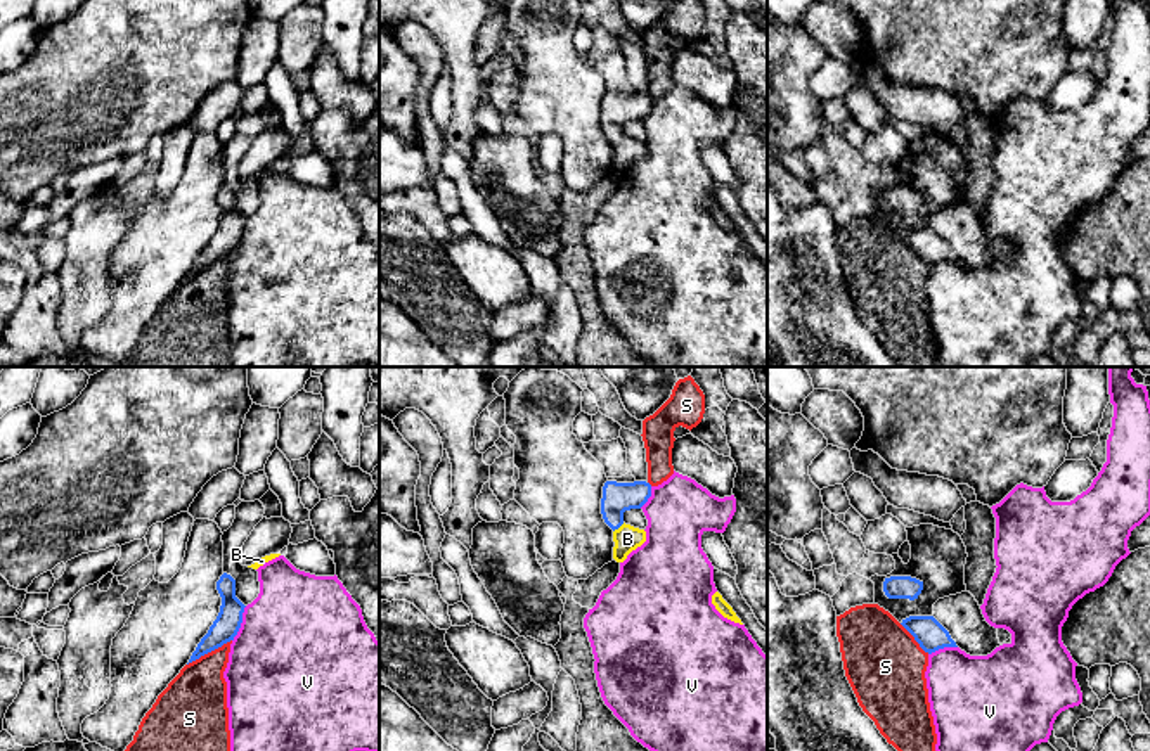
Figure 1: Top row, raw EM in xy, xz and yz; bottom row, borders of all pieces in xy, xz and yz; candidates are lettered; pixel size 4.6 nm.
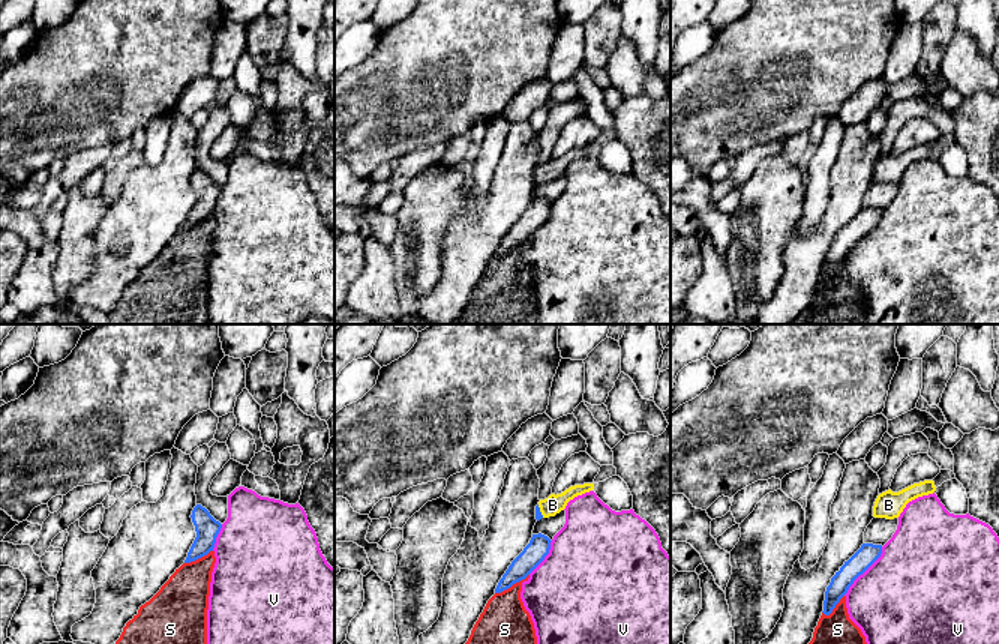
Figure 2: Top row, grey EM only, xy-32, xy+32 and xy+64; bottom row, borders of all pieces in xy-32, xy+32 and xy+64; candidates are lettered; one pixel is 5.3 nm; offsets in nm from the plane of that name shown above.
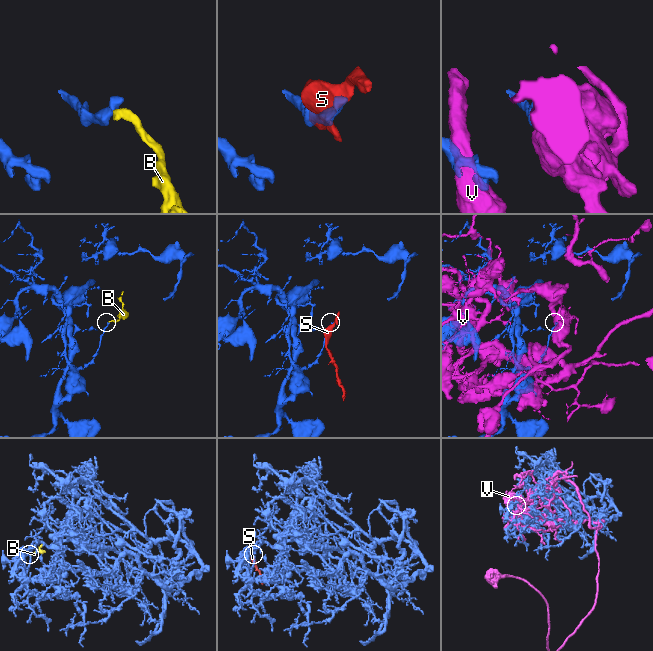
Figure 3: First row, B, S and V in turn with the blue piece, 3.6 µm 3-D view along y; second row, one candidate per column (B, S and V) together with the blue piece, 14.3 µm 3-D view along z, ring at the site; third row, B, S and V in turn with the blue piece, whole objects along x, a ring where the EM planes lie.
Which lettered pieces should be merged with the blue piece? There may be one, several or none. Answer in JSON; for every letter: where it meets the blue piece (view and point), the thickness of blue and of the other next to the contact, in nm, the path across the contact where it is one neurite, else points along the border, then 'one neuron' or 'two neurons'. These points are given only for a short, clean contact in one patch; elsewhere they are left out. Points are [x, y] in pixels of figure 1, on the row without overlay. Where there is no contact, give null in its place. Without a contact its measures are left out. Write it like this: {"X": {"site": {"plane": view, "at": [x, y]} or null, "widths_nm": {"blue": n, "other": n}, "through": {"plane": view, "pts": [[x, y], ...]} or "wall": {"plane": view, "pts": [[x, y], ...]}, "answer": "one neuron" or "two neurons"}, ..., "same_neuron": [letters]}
{"B": {"site": {"plane": "xz", "at": [619, 139]}, "widths_nm": {"blue": 140, "other": 120}, "through": {"plane": "xz", "pts": [[617, 109], [619, 139], [627, 151]]}, "answer": "one neuron"}, "S": {"site": {"plane": "xy", "at": [208, 263]}, "widths_nm": {"blue": 120, "other": 300}, "answer": "two neurons"}, "V": {"site": {"plane": "xy", "at": [241, 234]}, "widths_nm": {"blue": 120, "other": 500}, "answer": "two neurons"}, "same_neuron": ["B"]}

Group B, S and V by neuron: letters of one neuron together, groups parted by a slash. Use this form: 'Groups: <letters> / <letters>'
Groups: B / S / V

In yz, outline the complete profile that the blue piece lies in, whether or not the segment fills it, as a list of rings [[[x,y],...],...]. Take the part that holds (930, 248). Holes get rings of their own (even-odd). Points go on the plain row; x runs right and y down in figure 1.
[[[909,228],[901,237],[928,266],[944,260],[958,260],[949,244],[934,228]]]

